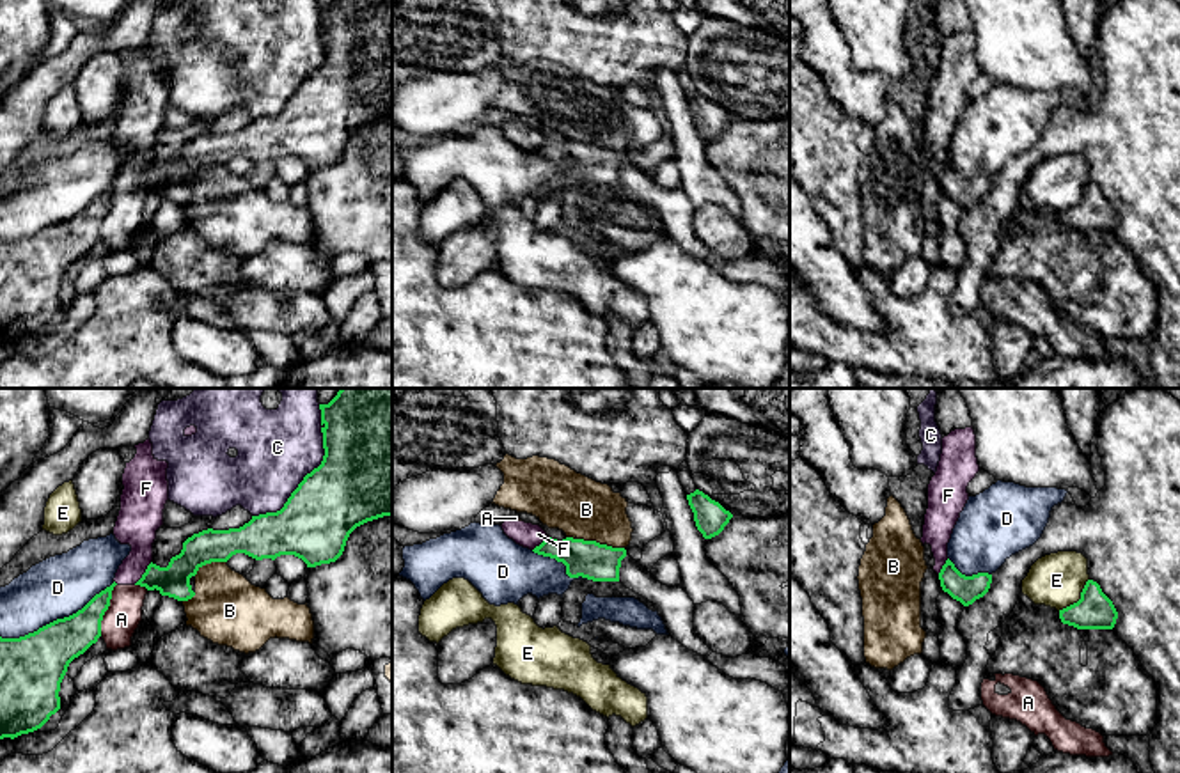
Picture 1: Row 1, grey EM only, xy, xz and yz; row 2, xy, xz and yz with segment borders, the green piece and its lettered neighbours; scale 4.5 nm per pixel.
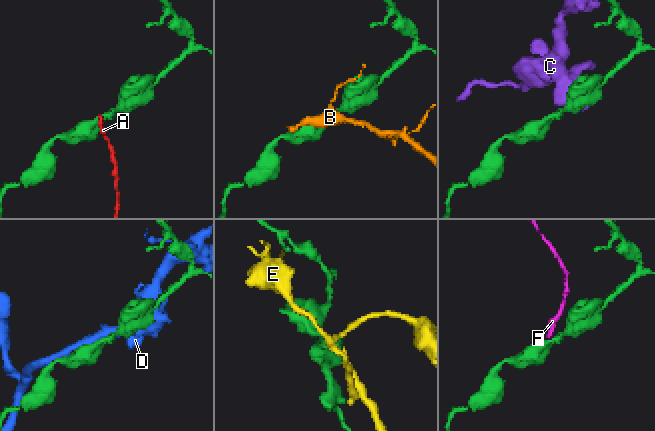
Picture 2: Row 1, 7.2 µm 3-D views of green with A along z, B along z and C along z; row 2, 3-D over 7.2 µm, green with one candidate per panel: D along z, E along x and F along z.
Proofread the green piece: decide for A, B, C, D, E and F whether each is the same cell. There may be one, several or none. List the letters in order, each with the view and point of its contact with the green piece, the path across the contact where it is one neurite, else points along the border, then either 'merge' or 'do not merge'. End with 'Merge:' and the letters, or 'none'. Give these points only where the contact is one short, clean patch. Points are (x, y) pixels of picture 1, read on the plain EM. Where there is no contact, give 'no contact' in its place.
A: xy (107, 211) | along xy (116, 187), (100, 238) | do not merge
B: xz (598, 146) | do not merge
C: xy (302, 84) | do not merge
D: xy (57, 222) | do not merge
E: yz (1079, 203) | do not merge
F: xy (144, 176) | along xy (151, 165), (133, 187) | do not merge
Merge: none

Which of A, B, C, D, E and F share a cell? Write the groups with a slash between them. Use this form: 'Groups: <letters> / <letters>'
Groups: A F / B / C / D / E

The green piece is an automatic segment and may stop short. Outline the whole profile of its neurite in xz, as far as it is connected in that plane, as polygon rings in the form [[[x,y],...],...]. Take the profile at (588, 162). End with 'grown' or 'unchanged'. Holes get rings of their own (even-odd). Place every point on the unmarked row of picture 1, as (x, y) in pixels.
[[[547,140],[532,154],[562,165],[570,181],[582,179],[593,184],[619,184],[621,163],[626,160],[625,151],[573,140],[562,144]]]; unchanged

